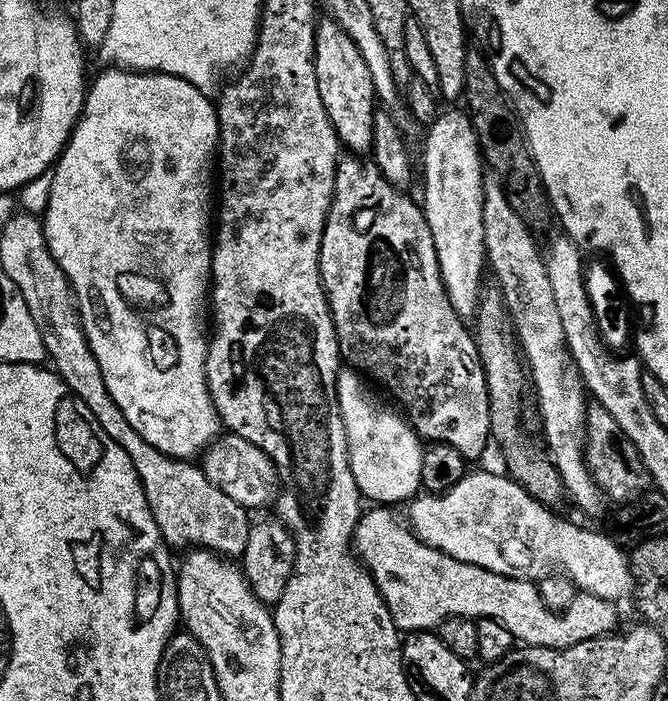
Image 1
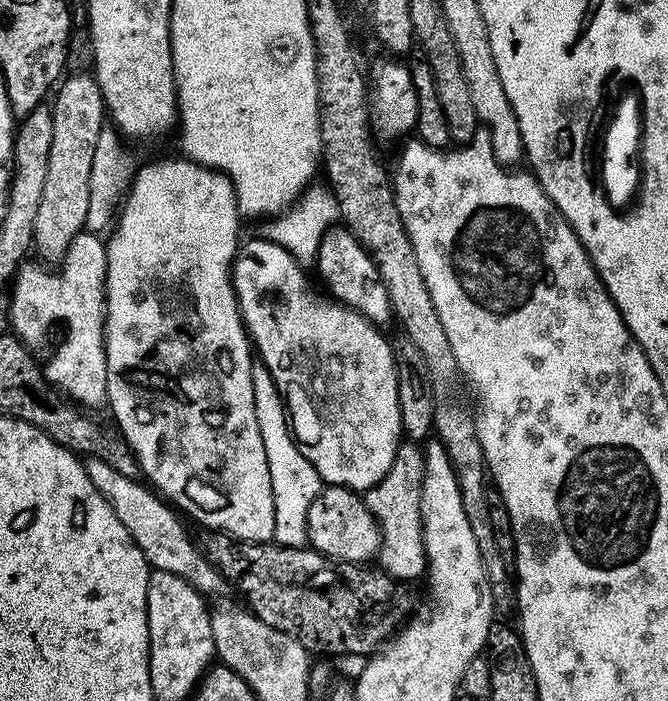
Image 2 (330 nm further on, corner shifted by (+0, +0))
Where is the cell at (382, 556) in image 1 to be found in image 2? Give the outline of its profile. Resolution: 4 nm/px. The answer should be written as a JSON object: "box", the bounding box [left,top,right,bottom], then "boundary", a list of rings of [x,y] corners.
{"box":[86,459,226,597],"boundary":[[[89,459],[86,467],[90,482],[94,482],[96,489],[110,502],[114,514],[118,514],[118,522],[126,526],[130,538],[134,538],[138,550],[142,550],[155,571],[186,578],[186,582],[194,585],[205,597],[223,594],[224,588],[226,589],[224,575],[204,555],[197,541],[196,544],[192,541],[191,534],[184,529],[185,521],[173,507],[165,503],[147,483],[126,474],[118,474],[118,470],[114,470],[114,466],[106,466],[106,462]]]}

